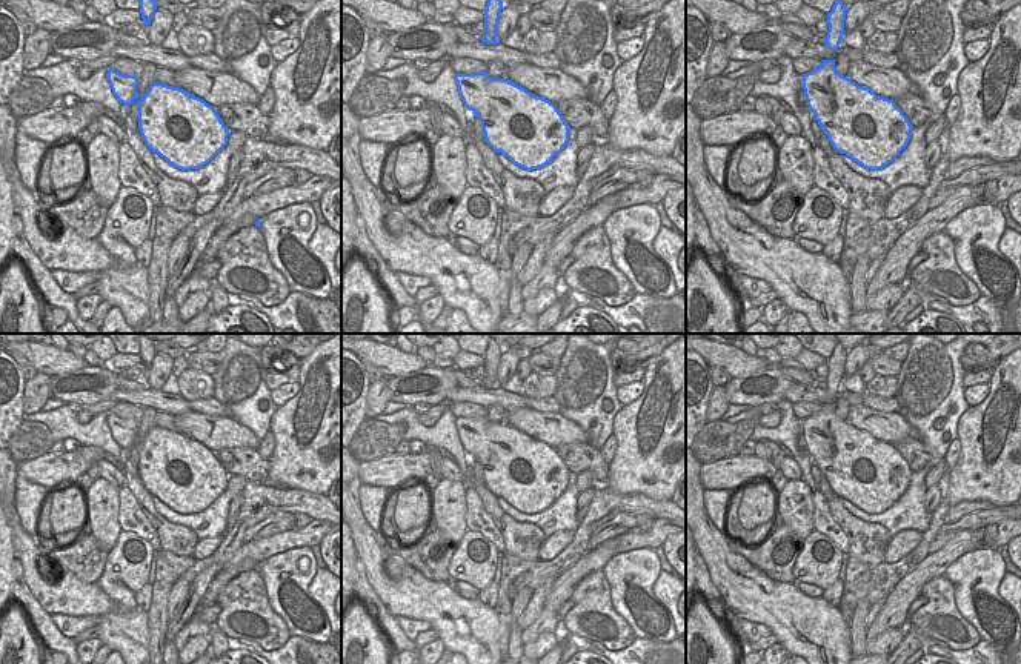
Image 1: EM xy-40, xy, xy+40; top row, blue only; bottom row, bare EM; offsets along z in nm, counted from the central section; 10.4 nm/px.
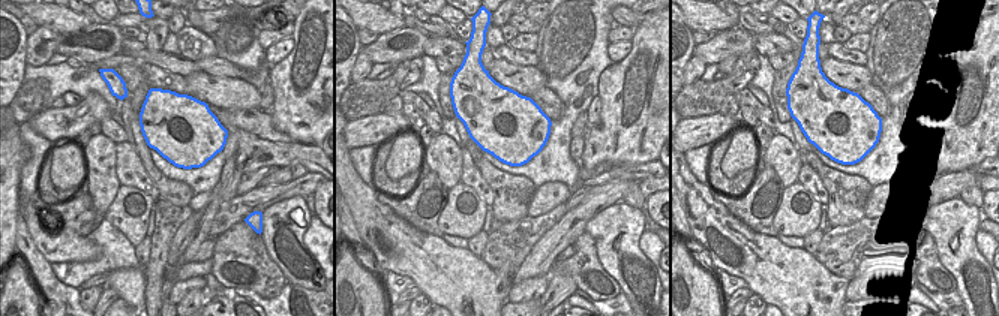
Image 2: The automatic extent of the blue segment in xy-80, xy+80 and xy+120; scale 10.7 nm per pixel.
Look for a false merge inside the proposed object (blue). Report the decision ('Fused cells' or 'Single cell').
Single cell

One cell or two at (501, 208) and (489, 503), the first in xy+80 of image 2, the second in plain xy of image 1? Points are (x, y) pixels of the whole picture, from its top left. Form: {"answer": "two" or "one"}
{"answer": "one"}

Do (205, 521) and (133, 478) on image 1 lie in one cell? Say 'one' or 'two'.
two

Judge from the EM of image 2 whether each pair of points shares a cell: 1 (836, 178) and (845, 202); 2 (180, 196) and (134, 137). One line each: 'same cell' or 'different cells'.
1: same cell
2: same cell

